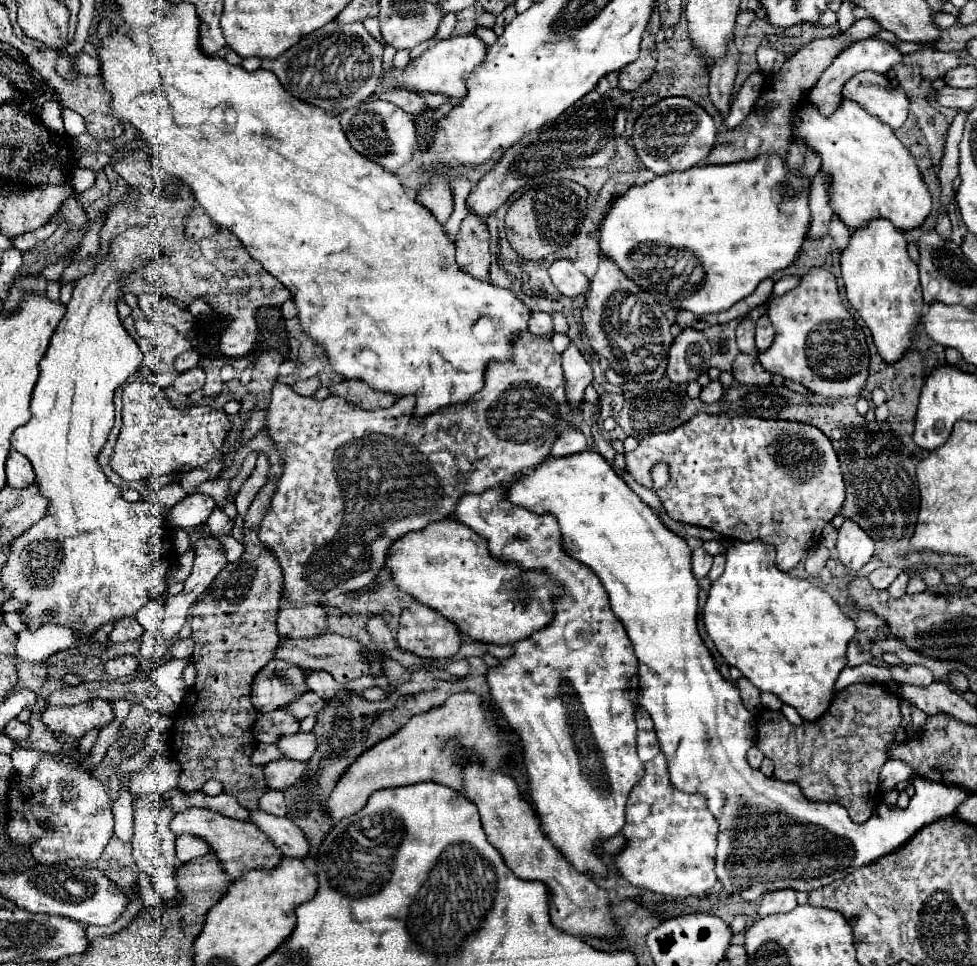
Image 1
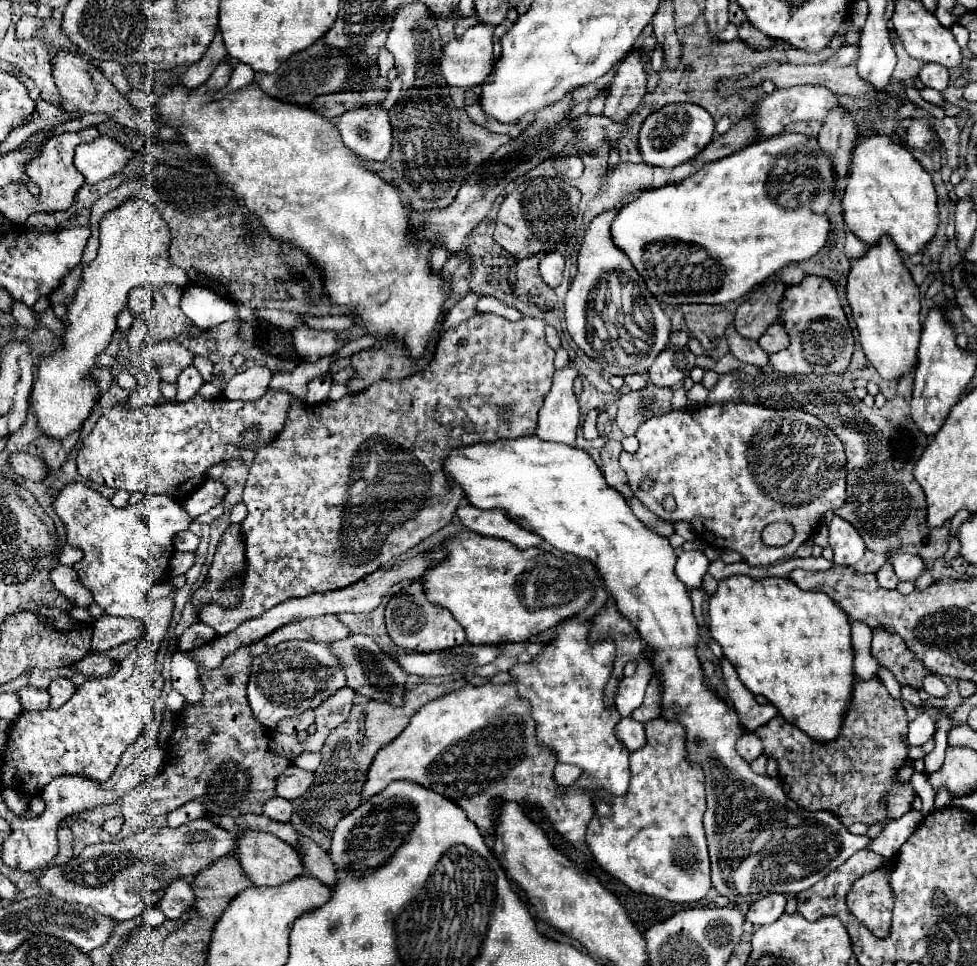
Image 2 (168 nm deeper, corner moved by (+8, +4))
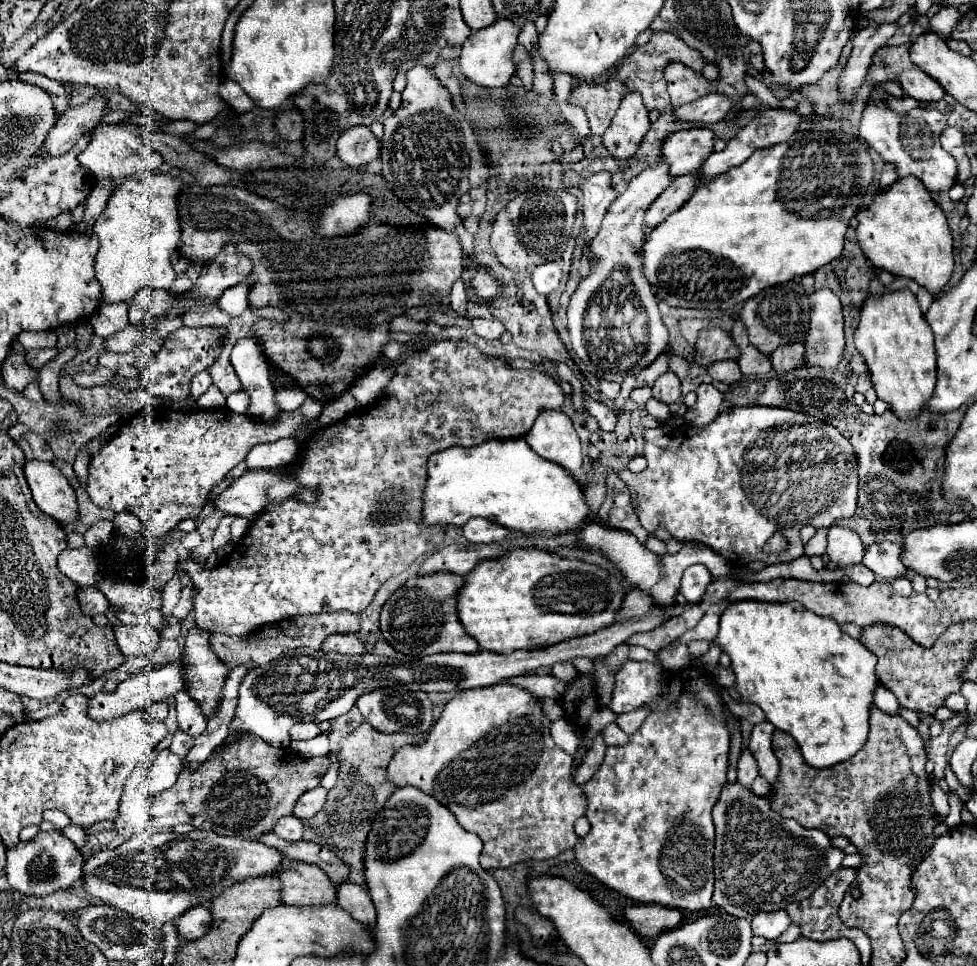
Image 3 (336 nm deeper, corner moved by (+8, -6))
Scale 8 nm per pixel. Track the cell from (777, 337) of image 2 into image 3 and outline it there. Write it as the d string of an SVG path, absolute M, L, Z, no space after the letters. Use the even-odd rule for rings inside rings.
M793 343L793 345L785 345L779 347L777 351L773 351L771 355L771 363L777 371L791 371L791 369L799 369L805 365L803 361L805 357L805 347L803 343Z

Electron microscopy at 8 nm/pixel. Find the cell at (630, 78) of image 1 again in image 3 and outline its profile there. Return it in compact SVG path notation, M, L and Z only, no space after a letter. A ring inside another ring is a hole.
M631 93L625 97L613 117L613 123L603 133L603 145L617 161L629 161L645 133L649 131L649 115L645 111L645 105L641 103L641 95Z

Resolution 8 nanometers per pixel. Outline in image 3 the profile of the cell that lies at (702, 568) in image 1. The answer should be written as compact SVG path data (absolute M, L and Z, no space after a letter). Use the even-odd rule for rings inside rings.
M691 565L683 573L679 591L685 595L685 599L691 605L695 605L705 595L705 589L711 581L713 581L713 575L709 573L709 569L705 565Z

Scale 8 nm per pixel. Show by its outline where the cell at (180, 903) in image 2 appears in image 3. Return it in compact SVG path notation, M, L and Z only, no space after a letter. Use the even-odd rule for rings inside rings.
M193 907L193 911L185 911L185 915L181 915L177 923L179 923L177 931L187 941L193 941L193 939L201 939L209 931L213 917L207 907Z

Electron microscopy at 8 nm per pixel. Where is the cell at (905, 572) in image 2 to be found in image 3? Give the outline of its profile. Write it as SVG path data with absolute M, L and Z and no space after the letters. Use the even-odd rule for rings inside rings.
M873 543L865 549L865 557L863 557L863 565L869 567L879 581L885 579L897 579L901 573L907 575L907 579L913 577L913 571L909 571L907 567L901 567L901 559L899 559L901 547L897 543Z

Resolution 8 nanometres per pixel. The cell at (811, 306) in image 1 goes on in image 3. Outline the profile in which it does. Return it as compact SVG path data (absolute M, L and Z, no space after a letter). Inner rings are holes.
M819 289L809 299L813 301L813 309L809 335L805 339L805 363L837 369L845 347L841 301L831 289Z

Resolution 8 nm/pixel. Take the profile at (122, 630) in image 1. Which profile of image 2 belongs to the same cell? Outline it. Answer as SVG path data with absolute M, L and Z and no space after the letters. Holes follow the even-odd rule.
M103 615L93 623L93 651L107 651L121 643L141 639L145 625L139 619Z

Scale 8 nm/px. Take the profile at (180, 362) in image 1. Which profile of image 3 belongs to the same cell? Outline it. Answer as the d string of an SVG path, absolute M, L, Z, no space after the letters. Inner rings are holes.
M181 327L177 333L169 337L169 341L163 343L161 351L147 361L145 369L141 371L141 387L149 391L155 397L169 399L169 401L181 401L191 395L191 379L207 369L221 353L223 341L225 341L225 327Z

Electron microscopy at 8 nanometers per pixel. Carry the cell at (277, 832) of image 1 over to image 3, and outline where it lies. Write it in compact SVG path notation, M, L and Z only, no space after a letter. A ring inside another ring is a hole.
M355 883L339 885L337 903L359 923L363 923L367 927L375 927L377 911L375 911L375 905L373 905L371 897L367 895L367 891L363 887L359 887Z

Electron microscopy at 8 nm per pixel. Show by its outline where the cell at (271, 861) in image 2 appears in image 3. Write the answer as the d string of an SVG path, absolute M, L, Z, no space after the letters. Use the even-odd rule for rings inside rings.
M289 861L277 877L283 883L281 899L287 905L329 905L337 901L337 885L317 865Z

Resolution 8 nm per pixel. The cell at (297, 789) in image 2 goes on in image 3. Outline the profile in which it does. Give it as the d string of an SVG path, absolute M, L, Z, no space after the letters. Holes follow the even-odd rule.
M315 787L313 791L307 791L305 795L301 795L301 799L297 801L297 807L295 807L295 817L299 819L309 819L309 817L315 817L321 807L325 805L327 801L327 789L325 787Z

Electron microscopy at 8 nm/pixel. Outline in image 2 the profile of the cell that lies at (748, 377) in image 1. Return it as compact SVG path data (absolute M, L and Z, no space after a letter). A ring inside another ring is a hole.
M733 325L727 329L727 341L729 341L731 355L737 357L739 361L751 363L755 367L765 367L769 363L769 355L763 349L759 349L757 341L745 341L743 337L737 337Z

